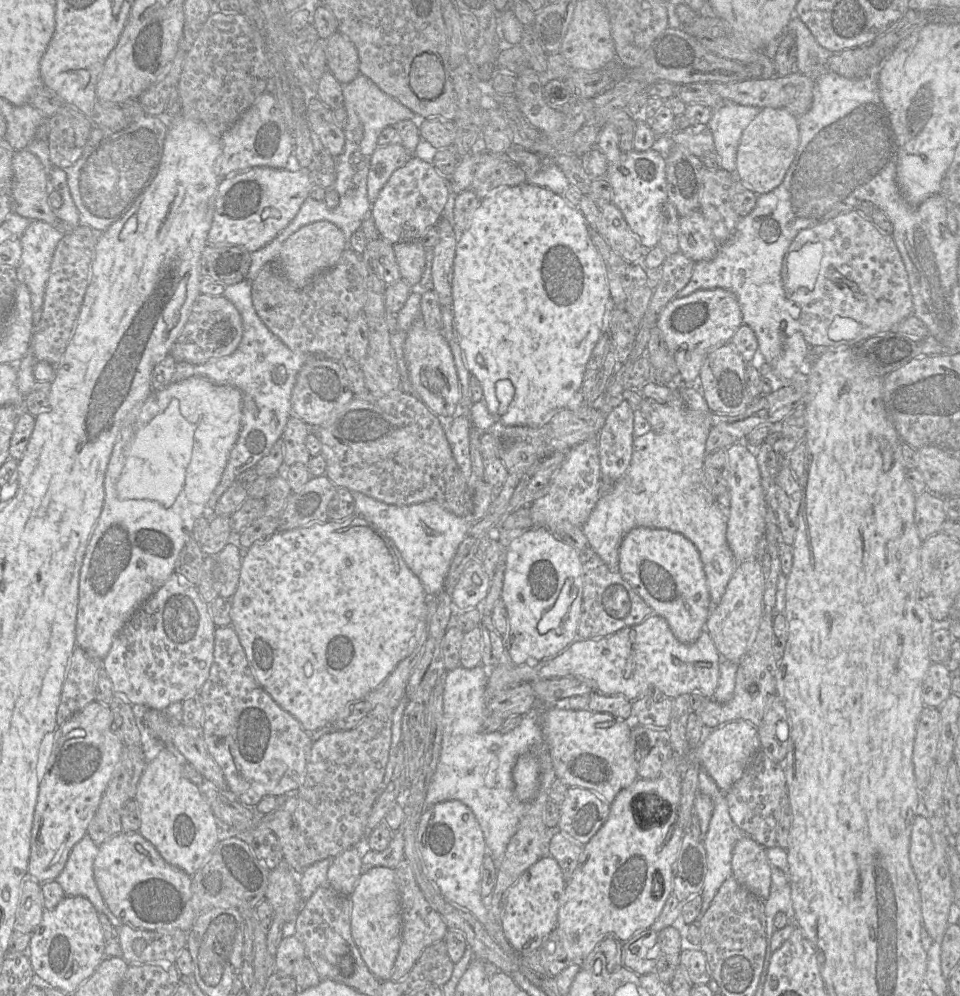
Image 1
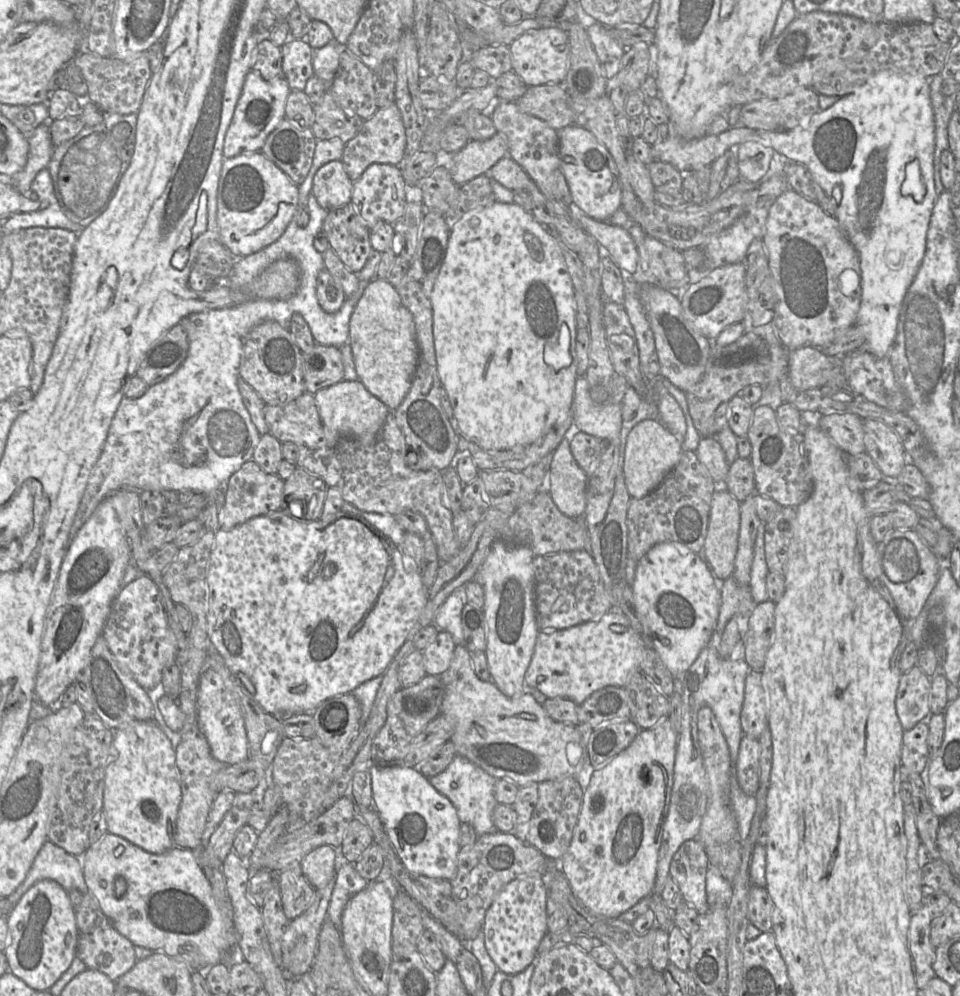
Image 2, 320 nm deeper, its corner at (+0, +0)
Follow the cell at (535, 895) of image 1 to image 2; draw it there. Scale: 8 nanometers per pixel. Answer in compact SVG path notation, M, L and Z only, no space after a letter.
M539 873L518 877L506 884L486 912L482 932L486 950L498 970L514 975L537 957L547 927L547 880Z

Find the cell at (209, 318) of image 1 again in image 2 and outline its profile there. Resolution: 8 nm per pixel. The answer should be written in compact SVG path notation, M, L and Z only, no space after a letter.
M178 323L151 344L134 375L148 387L157 384L179 368L186 359L188 350L187 333Z

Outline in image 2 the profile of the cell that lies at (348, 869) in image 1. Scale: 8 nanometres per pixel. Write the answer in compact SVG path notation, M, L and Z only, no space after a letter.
M322 845L300 861L303 875L315 890L325 888L337 872L337 851L329 845Z

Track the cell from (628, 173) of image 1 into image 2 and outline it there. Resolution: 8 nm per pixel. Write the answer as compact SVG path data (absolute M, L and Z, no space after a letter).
M569 125L557 130L561 169L570 189L573 203L587 216L607 221L616 210L622 208L622 182L619 168L605 146L588 130Z

